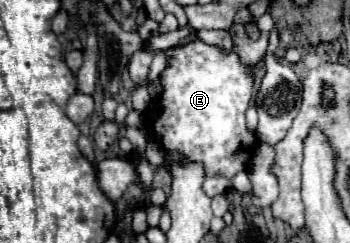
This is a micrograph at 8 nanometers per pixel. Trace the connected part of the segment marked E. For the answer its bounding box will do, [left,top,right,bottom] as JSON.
[148,37,258,179]

